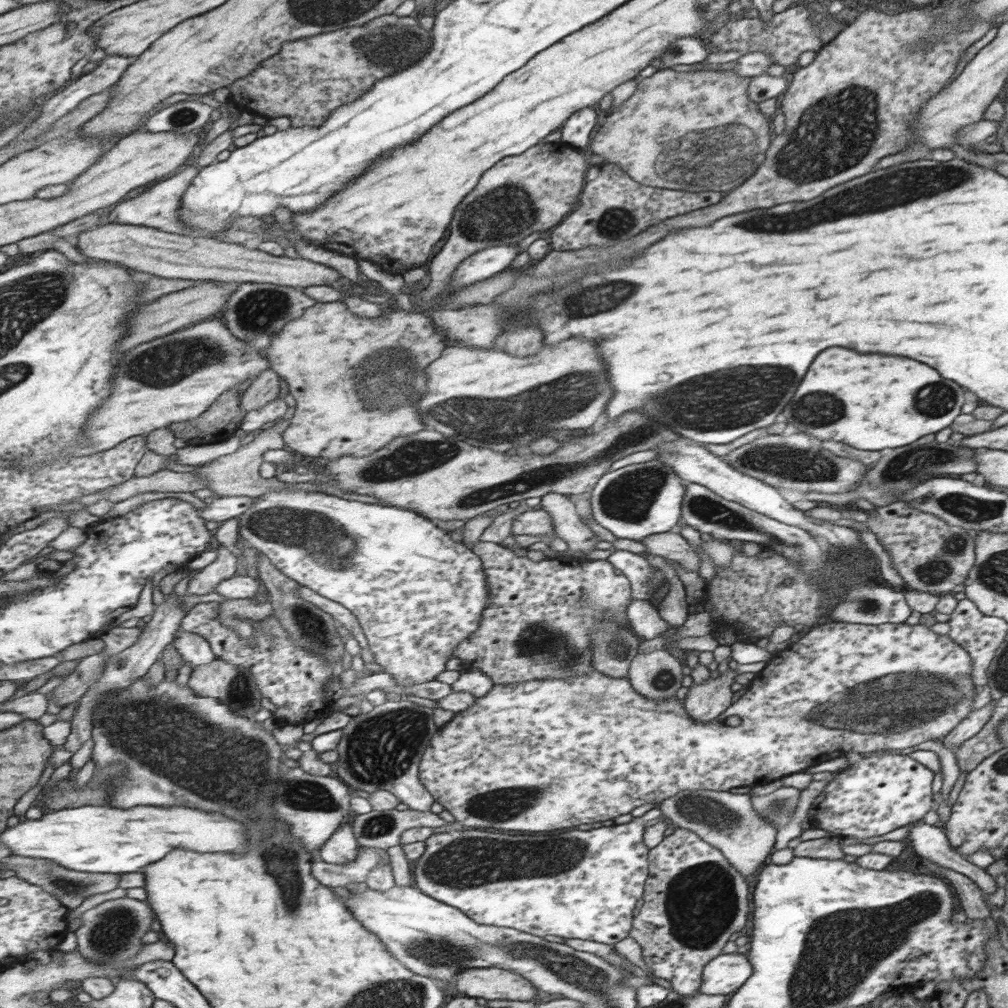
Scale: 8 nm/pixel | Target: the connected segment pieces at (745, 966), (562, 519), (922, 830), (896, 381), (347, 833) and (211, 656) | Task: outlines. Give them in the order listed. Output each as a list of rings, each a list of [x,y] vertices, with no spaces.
[[[722,954],[705,966],[700,992],[705,995],[732,995],[753,973],[747,955]]]
[[[548,493],[541,497],[540,506],[542,510],[548,510],[552,514],[557,537],[564,540],[574,552],[571,556],[590,561],[580,556],[594,550],[594,546],[600,541],[576,513],[576,506],[570,501],[570,497],[560,493]]]
[[[922,821],[912,823],[907,842],[913,849],[923,851],[925,857],[931,862],[970,878],[983,894],[994,894],[998,890],[998,886],[990,874],[972,864],[950,846],[944,829]]]
[[[838,346],[814,362],[814,370],[798,386],[784,417],[800,433],[812,435],[818,442],[836,440],[858,450],[884,450],[906,446],[926,434],[934,436],[934,432],[953,425],[966,392],[966,387],[942,378],[922,362],[902,356],[858,354]]]
[[[352,823],[345,824],[341,829],[338,829],[332,835],[332,838],[323,846],[319,859],[334,864],[353,861],[358,854],[358,847],[359,844],[354,836]]]
[[[185,629],[177,633],[174,643],[183,654],[183,658],[196,667],[201,664],[210,664],[220,658],[204,636]]]

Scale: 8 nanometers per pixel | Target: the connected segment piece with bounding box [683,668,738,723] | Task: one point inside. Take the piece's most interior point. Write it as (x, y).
(704, 702)

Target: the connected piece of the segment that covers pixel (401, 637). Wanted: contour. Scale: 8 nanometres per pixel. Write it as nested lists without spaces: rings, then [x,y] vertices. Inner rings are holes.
[[[303,489],[274,491],[257,497],[250,510],[240,518],[239,537],[241,541],[251,543],[263,555],[269,556],[280,570],[283,570],[300,585],[312,588],[312,590],[344,604],[348,612],[351,612],[360,621],[359,625],[366,634],[370,652],[373,652],[375,662],[382,666],[380,673],[390,674],[397,685],[404,685],[405,688],[413,684],[428,682],[428,678],[434,678],[440,672],[444,672],[446,662],[452,654],[452,648],[464,641],[478,628],[482,611],[488,607],[489,594],[481,557],[472,548],[450,538],[449,534],[435,526],[433,521],[411,510],[376,504],[376,502],[374,504],[354,502],[354,500],[347,500],[340,496]]]

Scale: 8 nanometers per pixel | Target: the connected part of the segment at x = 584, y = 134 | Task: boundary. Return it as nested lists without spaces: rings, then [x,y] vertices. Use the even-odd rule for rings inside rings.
[[[588,106],[574,113],[565,122],[564,128],[560,130],[562,133],[561,140],[583,150],[590,144],[590,134],[592,134],[594,126],[596,126],[596,113],[594,107]]]

